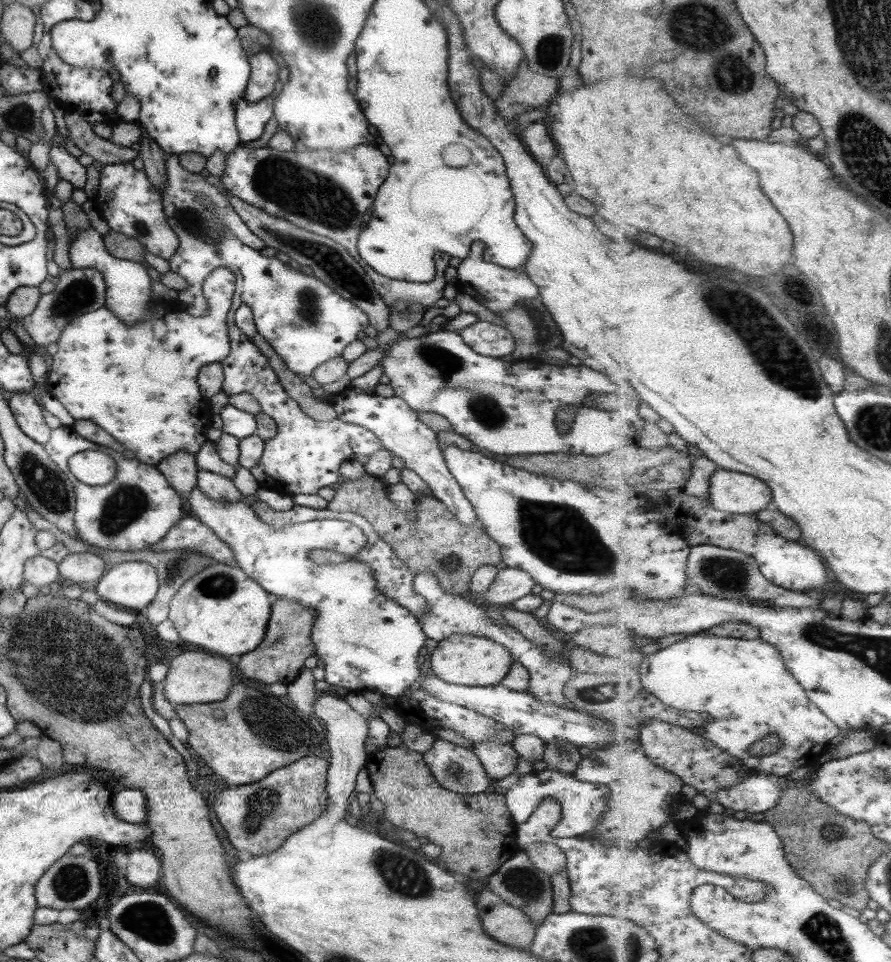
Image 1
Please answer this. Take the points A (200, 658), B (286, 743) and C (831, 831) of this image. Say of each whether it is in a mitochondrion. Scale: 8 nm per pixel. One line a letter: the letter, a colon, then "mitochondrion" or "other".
A: other
B: mitochondrion
C: mitochondrion

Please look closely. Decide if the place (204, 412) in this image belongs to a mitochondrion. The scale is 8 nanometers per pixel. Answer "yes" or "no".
no

